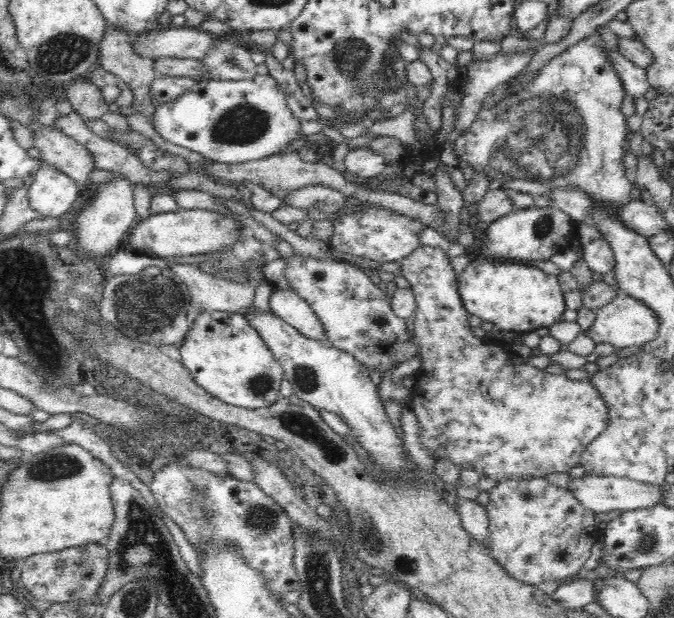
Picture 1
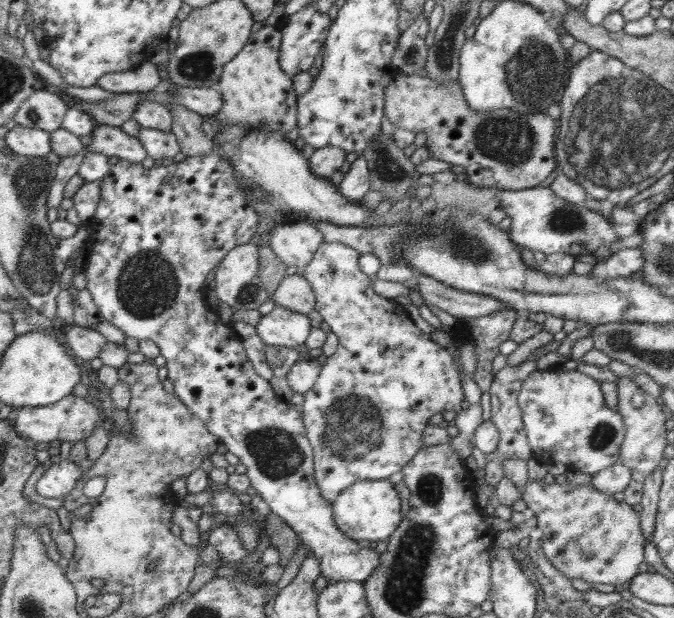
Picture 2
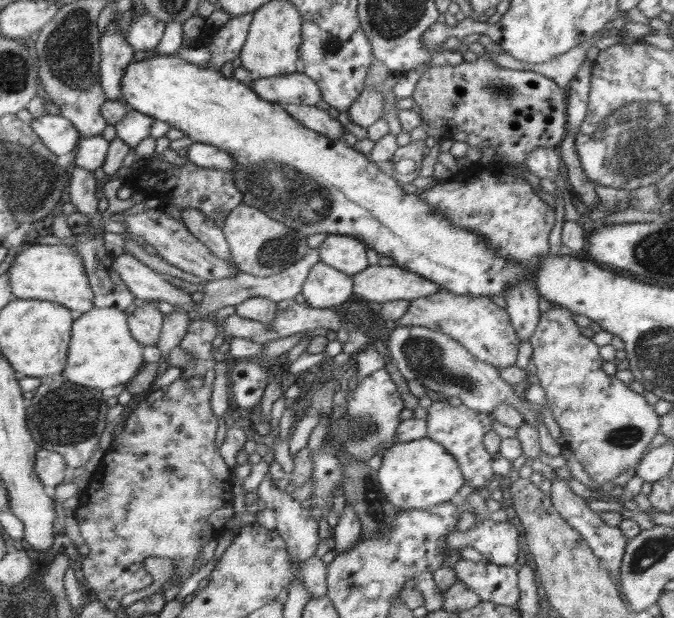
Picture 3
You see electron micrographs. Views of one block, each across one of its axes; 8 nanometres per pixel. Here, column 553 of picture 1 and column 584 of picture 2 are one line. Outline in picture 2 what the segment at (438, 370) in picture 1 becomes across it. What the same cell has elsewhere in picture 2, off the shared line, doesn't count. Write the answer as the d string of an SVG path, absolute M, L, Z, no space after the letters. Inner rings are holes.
M577 369L530 372L520 388L518 405L531 452L542 460L565 464L570 473L594 475L618 463L627 428L622 416L606 405L600 385Z

